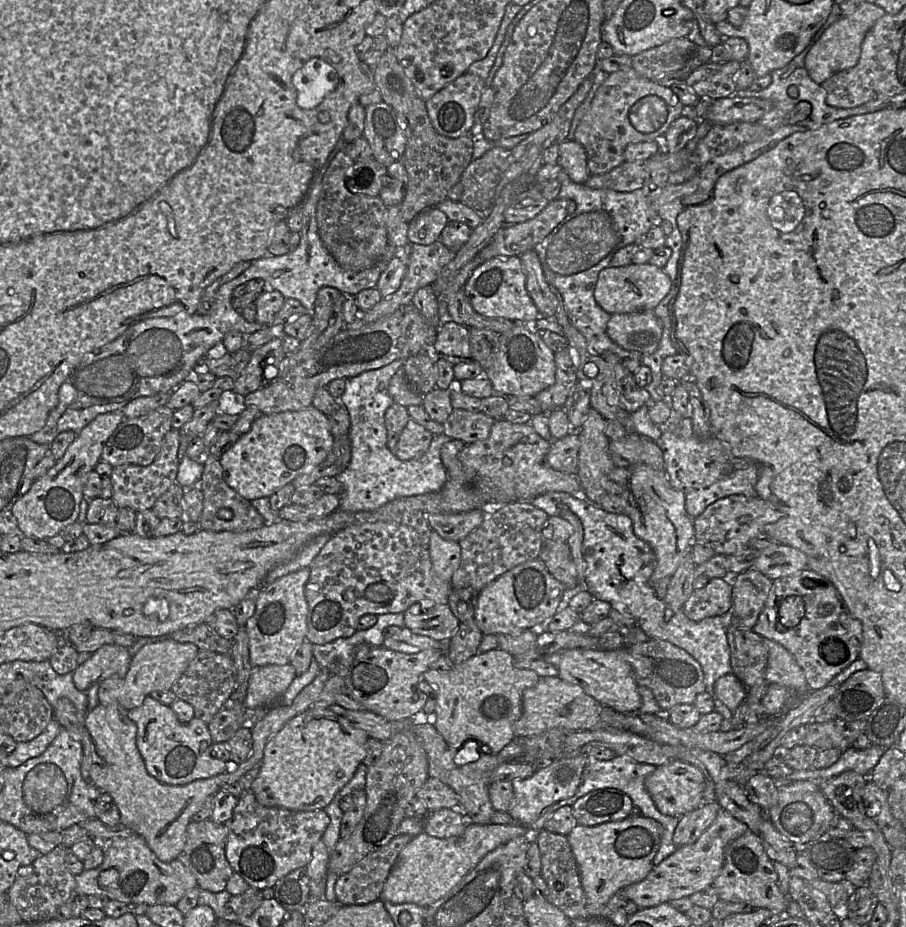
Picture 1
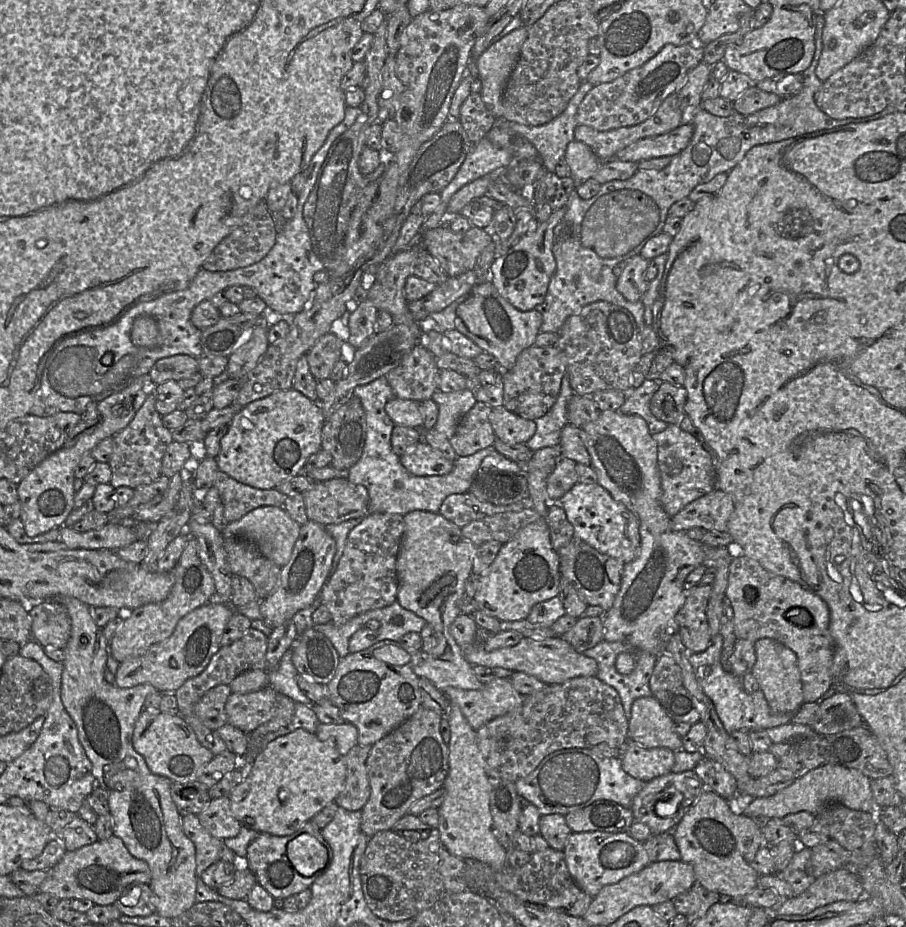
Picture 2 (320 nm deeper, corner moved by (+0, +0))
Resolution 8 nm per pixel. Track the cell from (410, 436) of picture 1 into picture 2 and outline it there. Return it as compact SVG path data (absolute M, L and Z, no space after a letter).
M424 440L400 456L402 466L415 476L442 476L452 471L454 463Z

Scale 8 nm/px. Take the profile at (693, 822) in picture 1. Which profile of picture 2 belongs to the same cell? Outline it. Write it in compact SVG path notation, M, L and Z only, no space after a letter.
M705 756L693 770L703 782L704 788L712 790L727 801L737 795L735 778L709 757Z

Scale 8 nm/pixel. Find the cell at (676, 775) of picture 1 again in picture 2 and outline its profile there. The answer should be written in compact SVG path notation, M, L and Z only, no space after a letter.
M628 741L621 753L623 770L635 779L649 782L672 772L675 752L668 748L645 748Z

